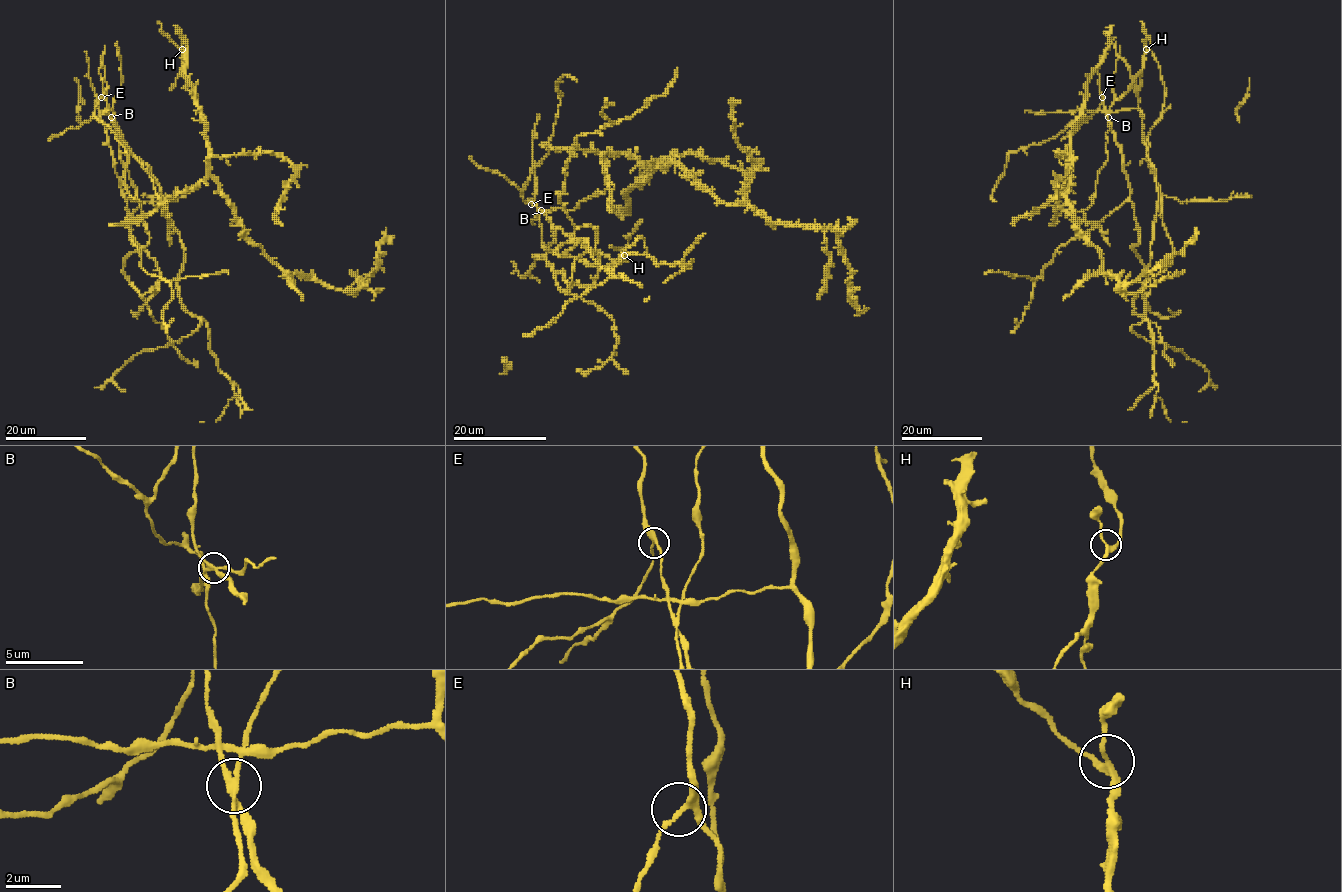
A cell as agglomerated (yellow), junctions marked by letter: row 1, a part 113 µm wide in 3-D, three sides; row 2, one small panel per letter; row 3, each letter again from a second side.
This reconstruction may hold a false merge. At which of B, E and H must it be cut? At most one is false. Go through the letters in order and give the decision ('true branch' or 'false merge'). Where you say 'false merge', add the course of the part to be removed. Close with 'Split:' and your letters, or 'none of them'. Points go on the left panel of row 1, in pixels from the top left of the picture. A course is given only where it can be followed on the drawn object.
B: false merge | (110, 117), (119, 138), (149, 173), (168, 217)
E: true branch
H: true branch
Split: B

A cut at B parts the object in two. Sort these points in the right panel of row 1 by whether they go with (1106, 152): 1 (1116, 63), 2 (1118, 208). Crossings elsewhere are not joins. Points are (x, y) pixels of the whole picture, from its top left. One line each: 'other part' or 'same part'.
1: same part
2: other part

